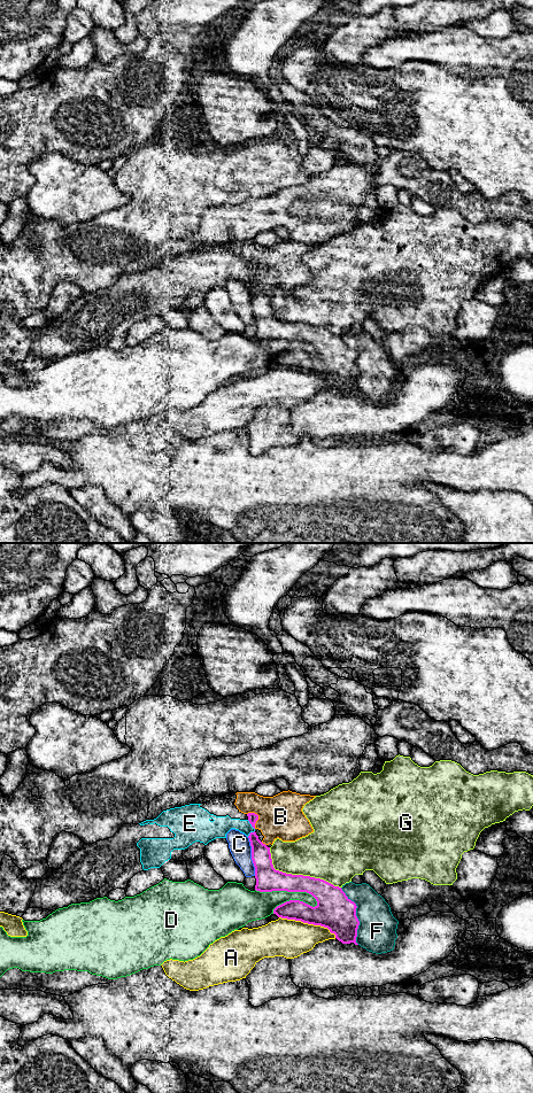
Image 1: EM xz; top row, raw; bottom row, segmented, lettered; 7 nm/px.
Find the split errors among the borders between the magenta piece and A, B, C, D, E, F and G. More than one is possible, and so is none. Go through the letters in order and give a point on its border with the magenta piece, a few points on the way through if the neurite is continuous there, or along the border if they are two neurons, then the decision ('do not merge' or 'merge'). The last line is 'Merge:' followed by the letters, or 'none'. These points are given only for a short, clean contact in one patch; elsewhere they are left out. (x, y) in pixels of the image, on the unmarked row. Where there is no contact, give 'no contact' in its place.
A: xz (308, 372) | do not merge
B: xz (257, 266) | do not merge
C: xz (252, 305) | do not merge
D: xz (288, 340) | do not merge
E: xz (254, 277) | along xz (247, 269), (254, 278), (248, 285) | do not merge
F: xz (356, 365) | do not merge
G: xz (298, 324) | do not merge
Merge: none

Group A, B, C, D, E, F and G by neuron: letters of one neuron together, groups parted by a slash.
A / B E / C / D / F / G

